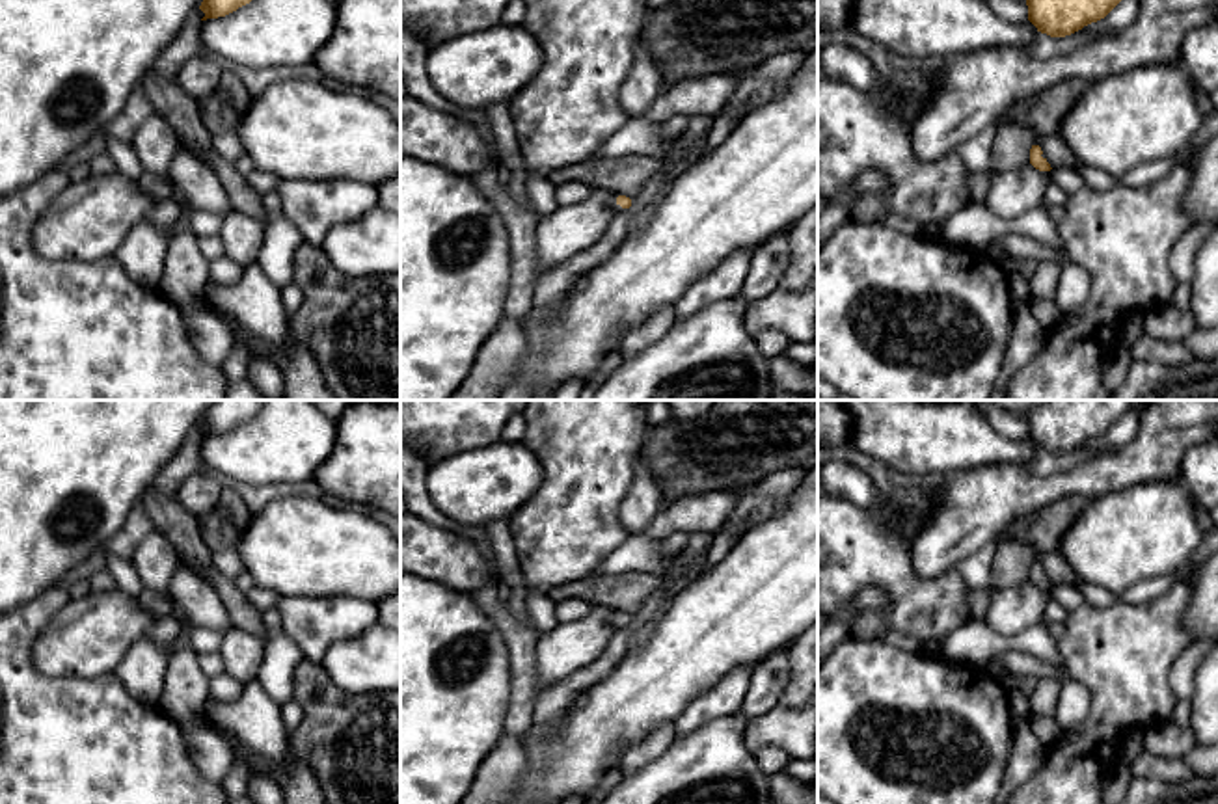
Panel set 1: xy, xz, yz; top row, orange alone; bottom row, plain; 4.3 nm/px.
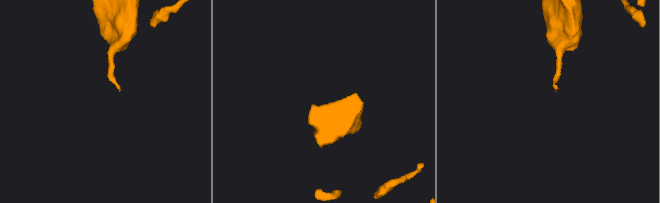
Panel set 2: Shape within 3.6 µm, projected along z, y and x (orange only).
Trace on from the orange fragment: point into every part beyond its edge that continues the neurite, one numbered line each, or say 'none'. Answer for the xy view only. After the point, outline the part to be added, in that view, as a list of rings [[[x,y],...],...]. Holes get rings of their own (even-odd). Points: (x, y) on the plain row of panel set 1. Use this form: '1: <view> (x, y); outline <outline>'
none

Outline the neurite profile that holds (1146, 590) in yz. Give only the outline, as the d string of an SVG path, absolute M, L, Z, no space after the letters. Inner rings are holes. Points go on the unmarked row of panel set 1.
M1173 575L1140 581L1119 594L1117 599L1129 605L1142 605L1164 596L1175 583L1177 579Z

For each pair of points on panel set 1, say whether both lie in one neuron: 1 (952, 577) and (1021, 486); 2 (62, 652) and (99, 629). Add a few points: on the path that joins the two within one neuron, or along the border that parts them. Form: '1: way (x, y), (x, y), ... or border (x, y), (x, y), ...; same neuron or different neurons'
1: border (958, 566), (935, 577), (922, 577), (913, 568); different neurons
2: way (71, 644), (90, 635); same neuron

